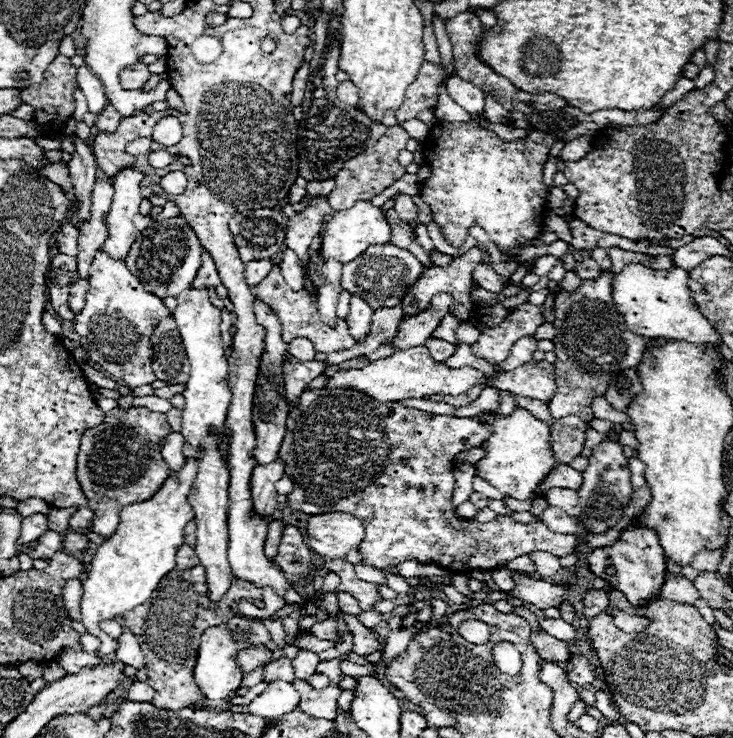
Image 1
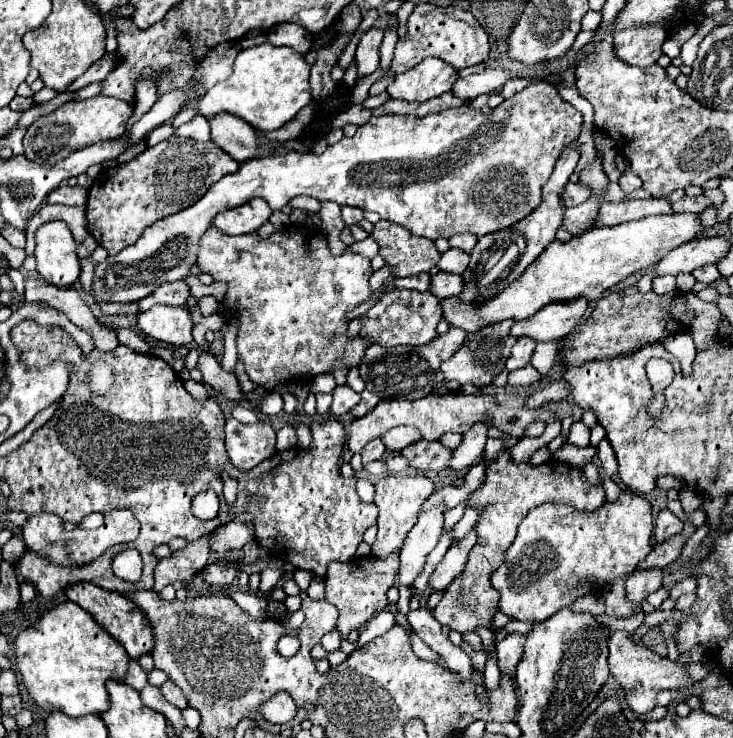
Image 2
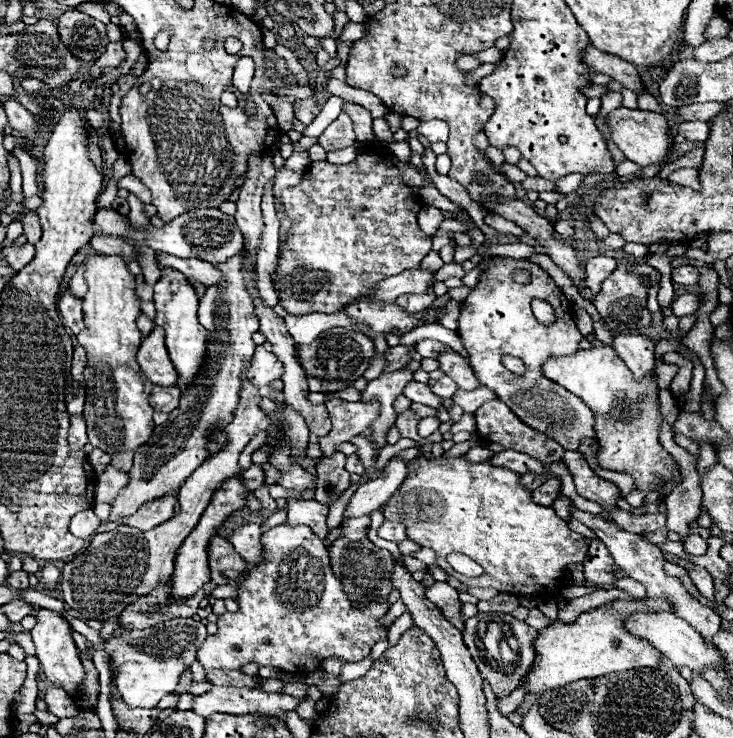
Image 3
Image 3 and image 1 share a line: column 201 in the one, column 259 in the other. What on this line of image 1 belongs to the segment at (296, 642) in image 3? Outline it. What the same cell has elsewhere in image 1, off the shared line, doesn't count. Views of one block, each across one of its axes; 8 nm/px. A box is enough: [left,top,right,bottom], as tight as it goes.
[238,646,272,674]

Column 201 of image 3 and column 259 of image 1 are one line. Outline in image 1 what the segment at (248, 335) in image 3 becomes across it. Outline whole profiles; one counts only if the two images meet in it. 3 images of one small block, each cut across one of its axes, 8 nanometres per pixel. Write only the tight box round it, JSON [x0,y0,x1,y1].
[250,298,288,464]

